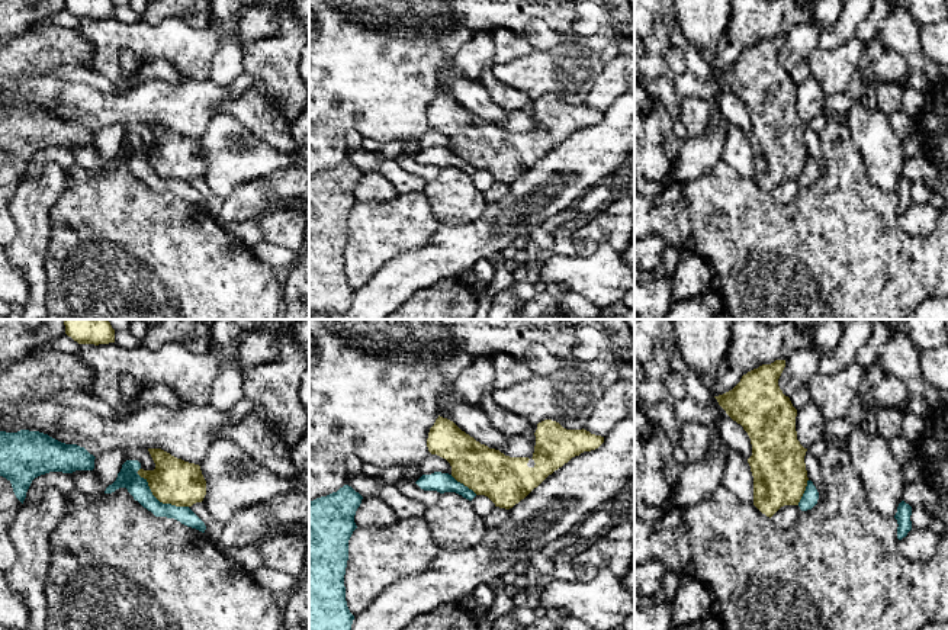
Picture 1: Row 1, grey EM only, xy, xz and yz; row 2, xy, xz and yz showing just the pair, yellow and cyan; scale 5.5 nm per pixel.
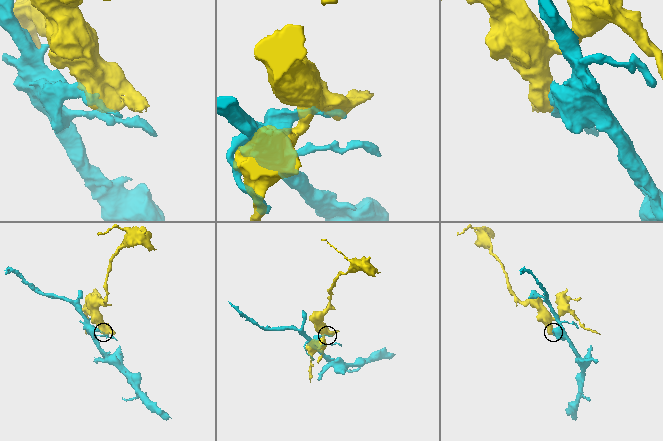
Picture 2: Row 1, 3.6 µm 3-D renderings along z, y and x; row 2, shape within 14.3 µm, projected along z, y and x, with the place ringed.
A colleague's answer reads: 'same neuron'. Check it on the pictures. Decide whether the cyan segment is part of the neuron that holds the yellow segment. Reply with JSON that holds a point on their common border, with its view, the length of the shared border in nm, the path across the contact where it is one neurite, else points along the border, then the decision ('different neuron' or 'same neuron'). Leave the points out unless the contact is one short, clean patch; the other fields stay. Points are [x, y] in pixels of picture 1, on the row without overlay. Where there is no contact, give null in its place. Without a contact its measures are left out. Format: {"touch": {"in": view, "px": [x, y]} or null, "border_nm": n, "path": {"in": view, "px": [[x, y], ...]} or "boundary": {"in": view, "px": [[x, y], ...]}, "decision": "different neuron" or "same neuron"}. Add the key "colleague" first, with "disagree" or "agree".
{"colleague": "agree", "touch": {"in": "xy", "px": [160, 176]}, "border_nm": 340, "decision": "same neuron"}

